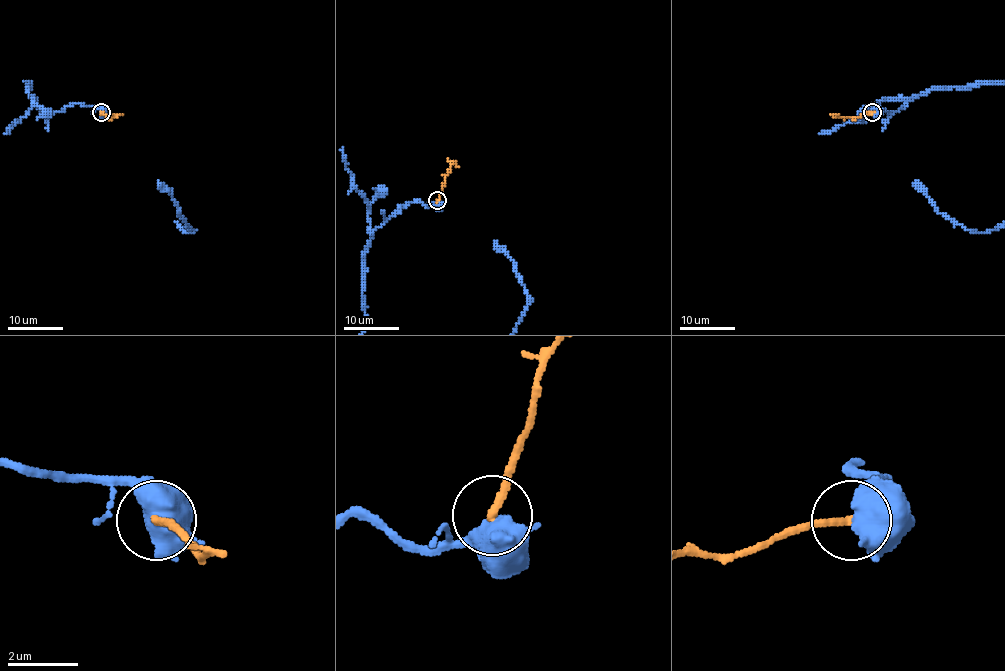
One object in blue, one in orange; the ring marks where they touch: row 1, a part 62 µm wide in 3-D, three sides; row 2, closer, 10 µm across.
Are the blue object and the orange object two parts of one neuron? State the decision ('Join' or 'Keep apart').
Keep apart

